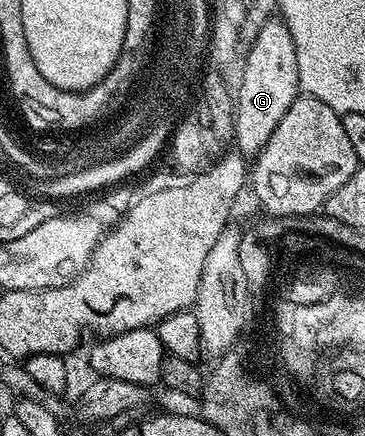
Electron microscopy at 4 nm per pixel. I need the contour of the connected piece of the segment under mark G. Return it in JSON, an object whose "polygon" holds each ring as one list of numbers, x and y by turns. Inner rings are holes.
{"polygon":[[270,16,262,24,261,29,252,35,252,38,253,47,250,48,249,55,245,58,245,67,241,70,241,83,238,84,237,88,235,86,235,105,233,108,232,145,235,147,236,153,242,154,247,160,252,160,257,157,259,152,263,152,267,140,271,140,271,132,275,132,279,120,283,120,283,116,287,116,287,108,291,108,291,104,299,97,301,90,295,44,291,40,291,32,287,28,287,24,280,17]]}

